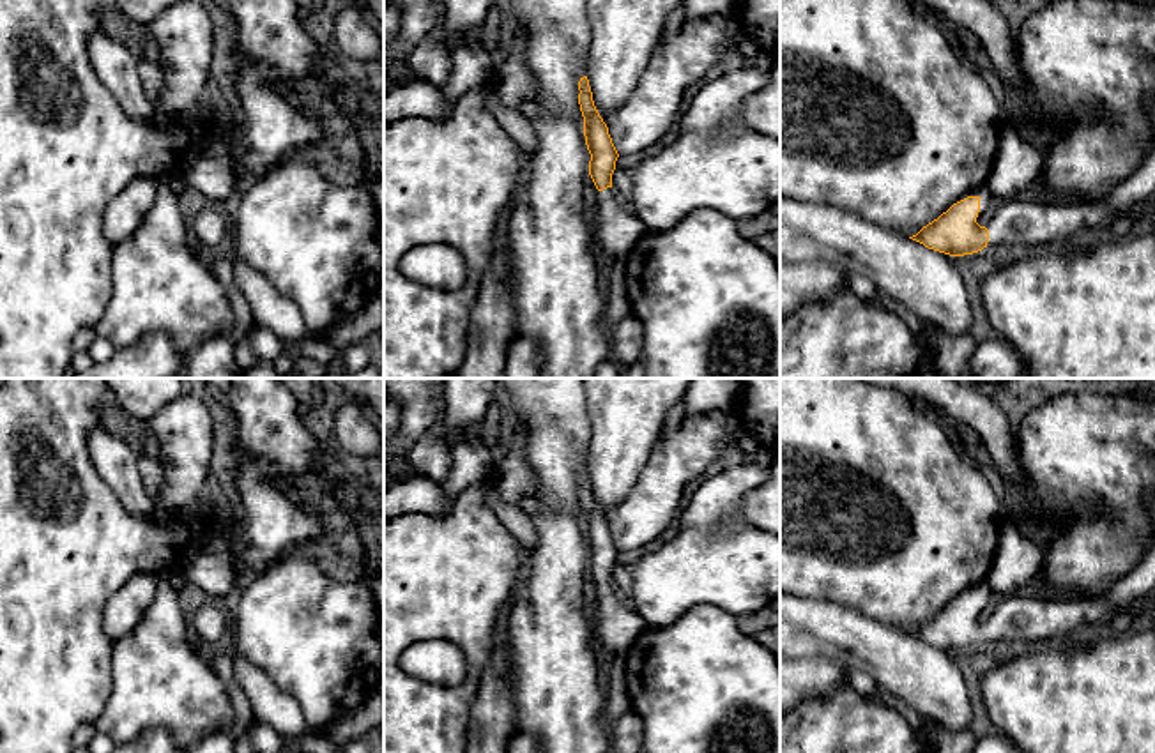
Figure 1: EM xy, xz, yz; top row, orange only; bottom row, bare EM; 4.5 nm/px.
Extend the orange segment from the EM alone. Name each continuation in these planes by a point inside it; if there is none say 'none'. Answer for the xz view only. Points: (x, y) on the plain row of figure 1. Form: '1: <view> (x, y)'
1: xz (616, 624)

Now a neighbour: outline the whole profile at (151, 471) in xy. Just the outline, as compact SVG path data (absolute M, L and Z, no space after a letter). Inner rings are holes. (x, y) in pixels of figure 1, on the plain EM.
M136 454L140 475L147 495L157 506L161 486L164 481L163 467L157 454Z

